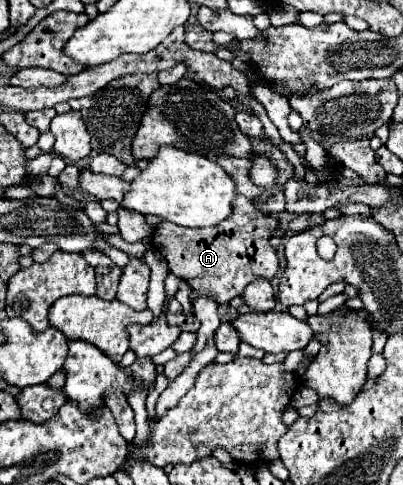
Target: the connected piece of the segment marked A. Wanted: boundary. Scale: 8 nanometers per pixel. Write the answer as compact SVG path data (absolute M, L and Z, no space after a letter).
M236 195L234 211L228 219L224 219L224 223L204 229L190 229L164 221L154 229L152 245L168 261L170 273L184 279L194 293L208 293L218 303L228 303L240 295L252 279L272 279L276 275L278 257L268 243L276 227L278 221L274 217L266 217L258 211L248 197Z

